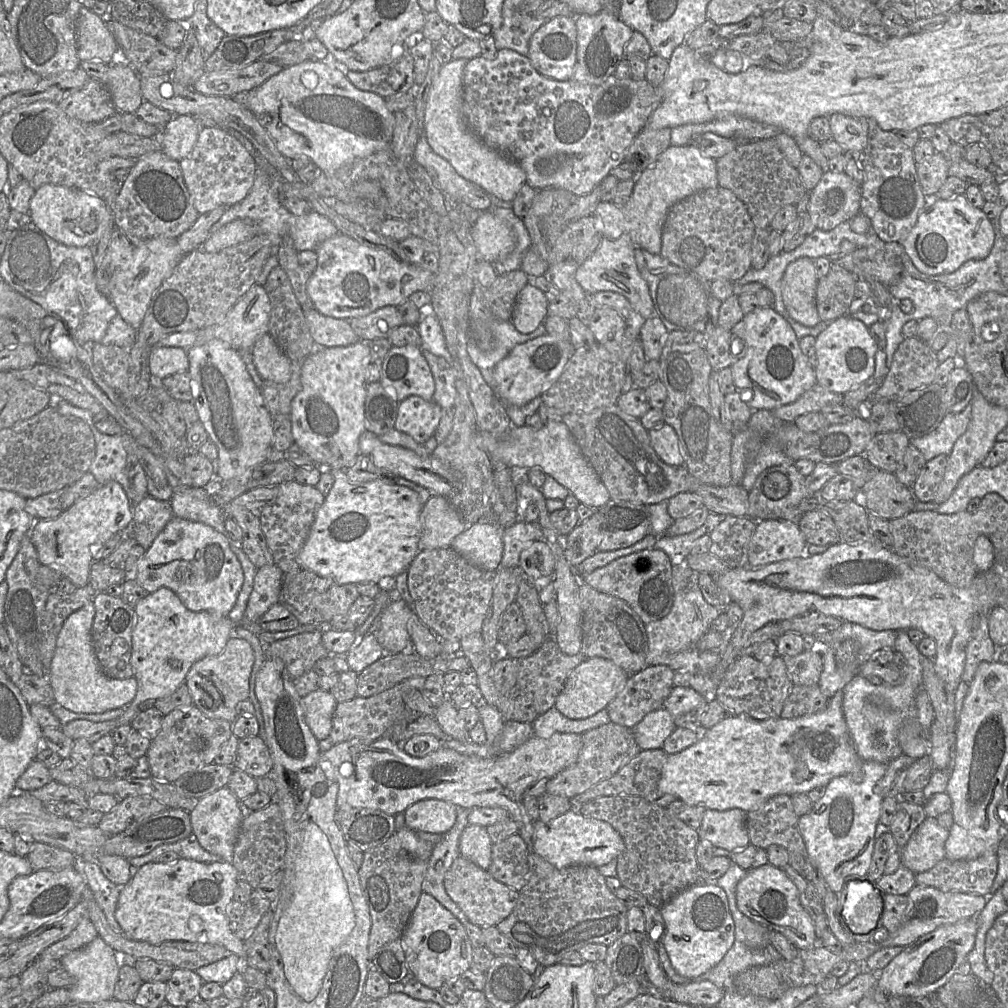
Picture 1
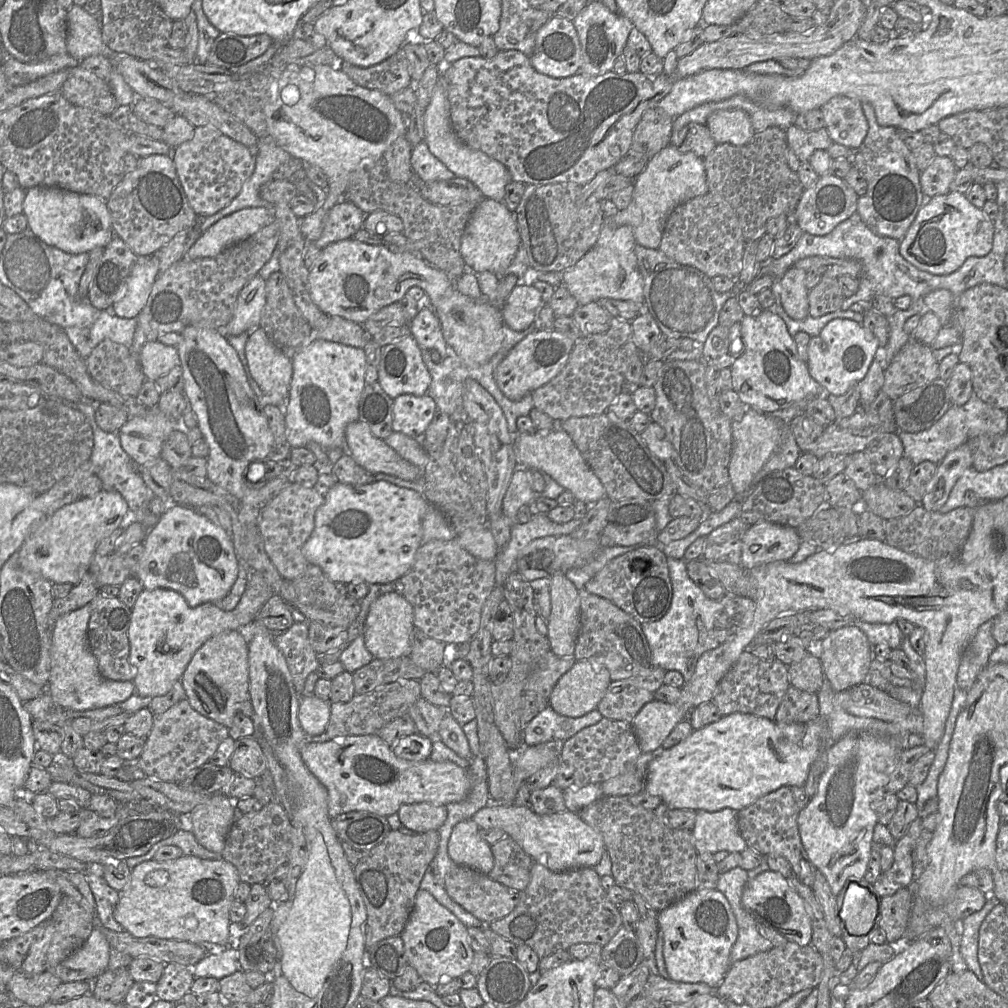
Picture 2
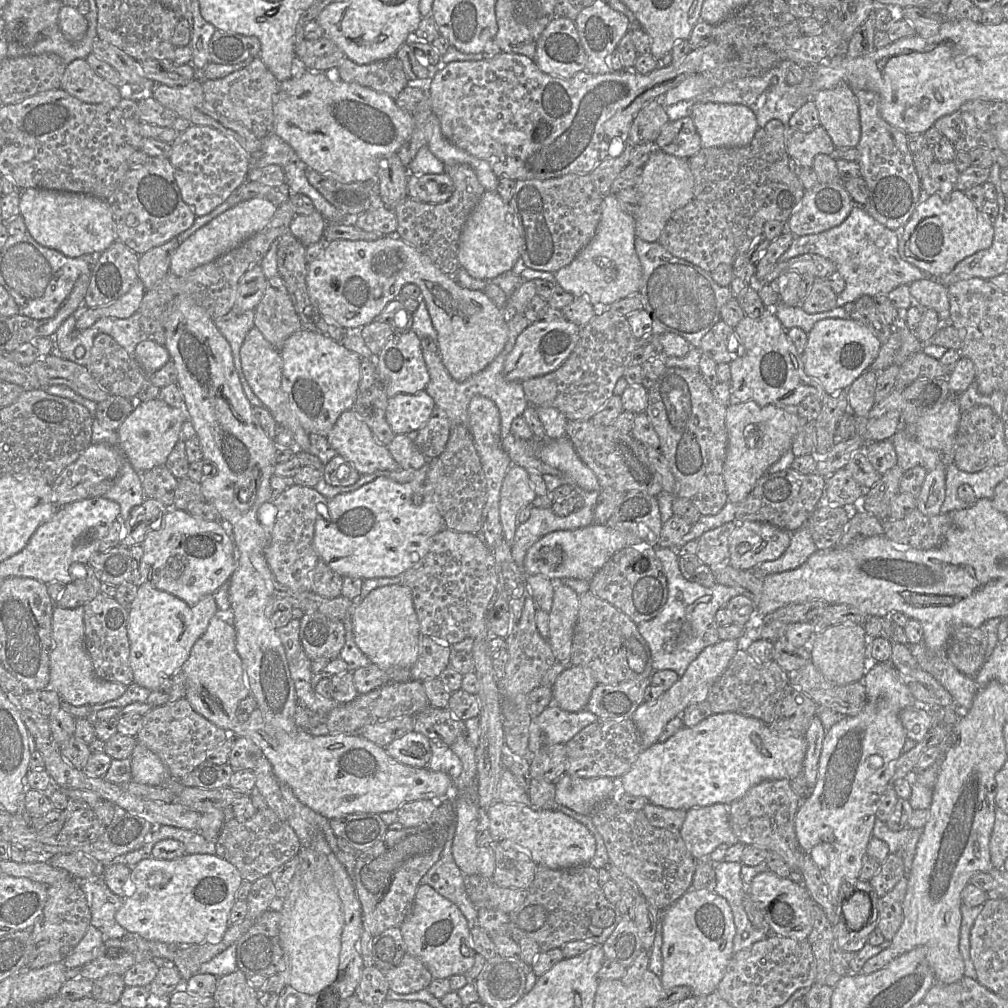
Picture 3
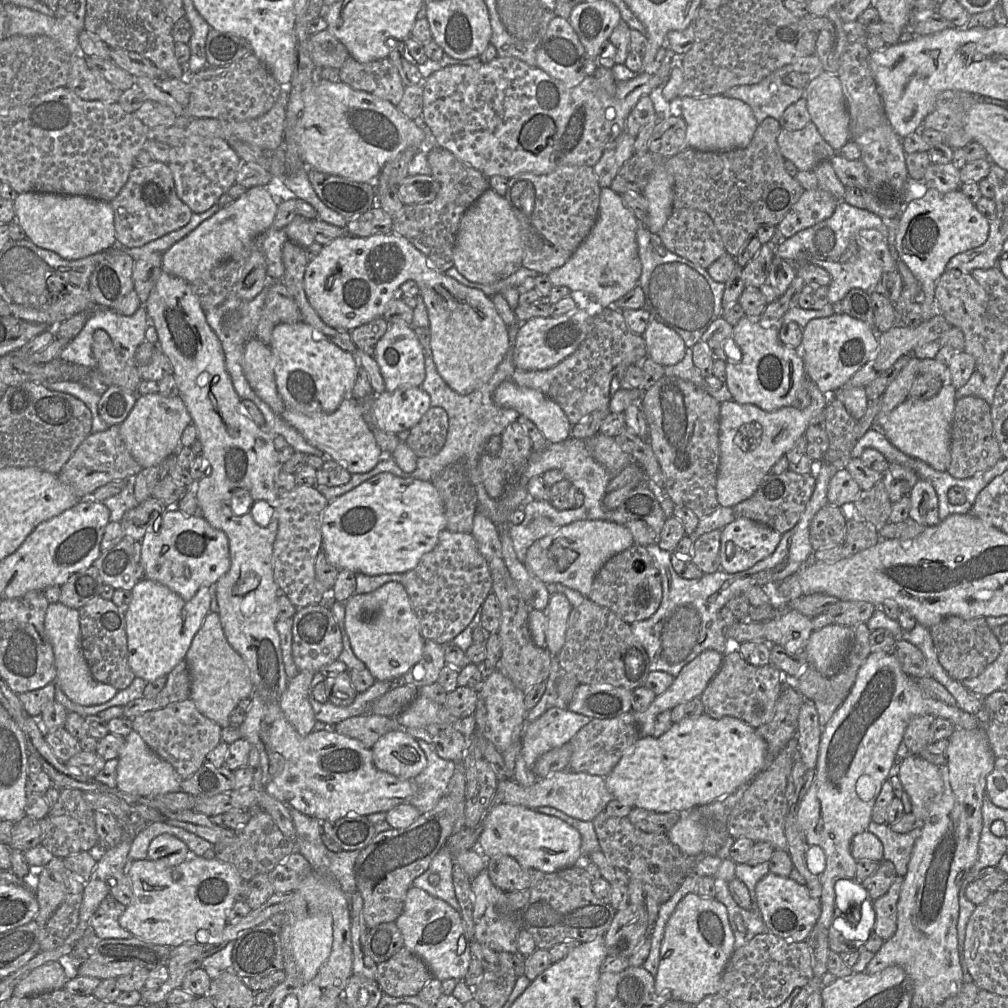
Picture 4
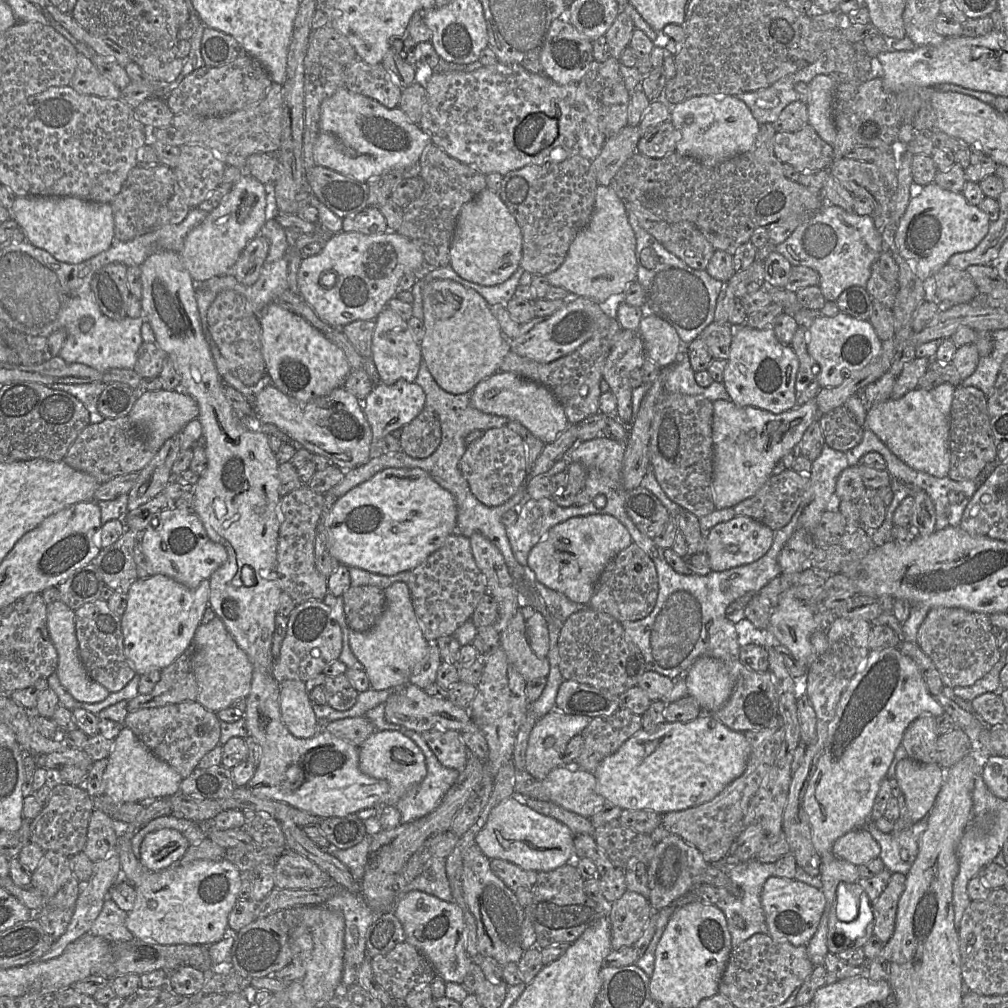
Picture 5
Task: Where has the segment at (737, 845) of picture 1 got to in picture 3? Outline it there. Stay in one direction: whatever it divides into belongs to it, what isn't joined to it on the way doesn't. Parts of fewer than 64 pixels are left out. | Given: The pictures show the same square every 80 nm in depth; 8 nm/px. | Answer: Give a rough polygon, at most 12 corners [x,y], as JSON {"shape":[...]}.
{"shape":[[728,806],[687,811],[679,833],[696,860],[739,842]]}

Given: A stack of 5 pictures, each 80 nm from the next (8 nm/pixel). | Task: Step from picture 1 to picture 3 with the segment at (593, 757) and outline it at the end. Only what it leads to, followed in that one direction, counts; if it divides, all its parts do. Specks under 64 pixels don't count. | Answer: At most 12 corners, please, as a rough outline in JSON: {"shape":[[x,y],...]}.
{"shape":[[598,718],[565,745],[566,773],[618,780],[642,751],[632,719]]}

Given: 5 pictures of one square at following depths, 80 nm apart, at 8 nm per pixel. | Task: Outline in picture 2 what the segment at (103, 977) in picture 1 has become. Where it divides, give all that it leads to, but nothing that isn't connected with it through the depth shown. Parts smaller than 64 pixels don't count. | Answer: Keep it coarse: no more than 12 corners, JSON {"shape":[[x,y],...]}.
{"shape":[[101,929],[62,964],[93,982],[107,970],[111,947]]}

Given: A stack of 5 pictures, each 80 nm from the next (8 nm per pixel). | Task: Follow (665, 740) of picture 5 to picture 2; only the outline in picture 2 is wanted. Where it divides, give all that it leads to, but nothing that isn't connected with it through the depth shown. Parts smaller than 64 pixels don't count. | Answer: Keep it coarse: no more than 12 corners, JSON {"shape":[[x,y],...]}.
{"shape":[[735,712],[648,766],[670,808],[738,812],[804,786],[821,717]]}

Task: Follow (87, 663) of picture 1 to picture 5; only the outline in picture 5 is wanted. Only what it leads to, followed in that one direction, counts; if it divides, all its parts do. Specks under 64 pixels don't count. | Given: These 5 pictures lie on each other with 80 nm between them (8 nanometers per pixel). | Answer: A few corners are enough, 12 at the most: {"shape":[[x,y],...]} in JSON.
{"shape":[[47,605],[56,673],[73,698],[103,701],[110,692],[88,674],[79,654],[75,611]]}

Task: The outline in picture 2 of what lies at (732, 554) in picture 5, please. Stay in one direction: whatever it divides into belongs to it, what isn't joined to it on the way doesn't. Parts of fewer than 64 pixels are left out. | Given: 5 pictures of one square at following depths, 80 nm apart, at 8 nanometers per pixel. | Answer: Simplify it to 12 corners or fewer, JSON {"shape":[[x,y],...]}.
{"shape":[[749,525],[740,566],[752,570],[789,561],[800,542],[795,528]]}

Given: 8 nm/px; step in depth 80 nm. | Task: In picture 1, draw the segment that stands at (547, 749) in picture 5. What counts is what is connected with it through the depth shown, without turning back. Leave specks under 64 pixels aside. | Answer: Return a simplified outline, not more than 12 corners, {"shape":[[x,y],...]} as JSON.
{"shape":[[555,707],[532,722],[533,736],[582,734],[610,722],[606,709],[575,720]]}

